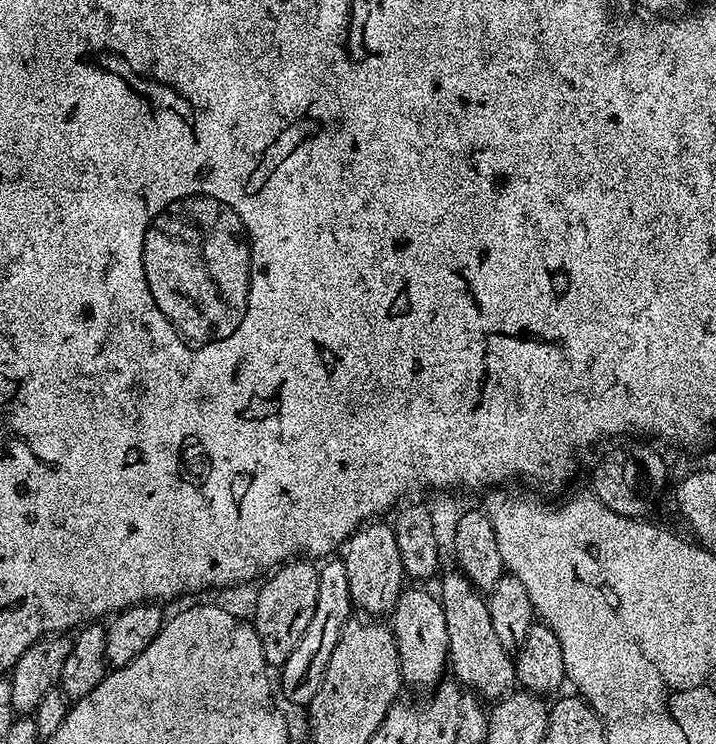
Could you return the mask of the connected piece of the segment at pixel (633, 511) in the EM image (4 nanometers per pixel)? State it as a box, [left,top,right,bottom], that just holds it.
[588,438,668,518]

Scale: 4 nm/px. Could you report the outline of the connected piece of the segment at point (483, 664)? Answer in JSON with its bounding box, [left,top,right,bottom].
[438,571,517,698]

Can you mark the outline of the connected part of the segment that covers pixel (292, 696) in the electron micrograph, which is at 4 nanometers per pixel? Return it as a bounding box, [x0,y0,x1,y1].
[278,559,353,706]

